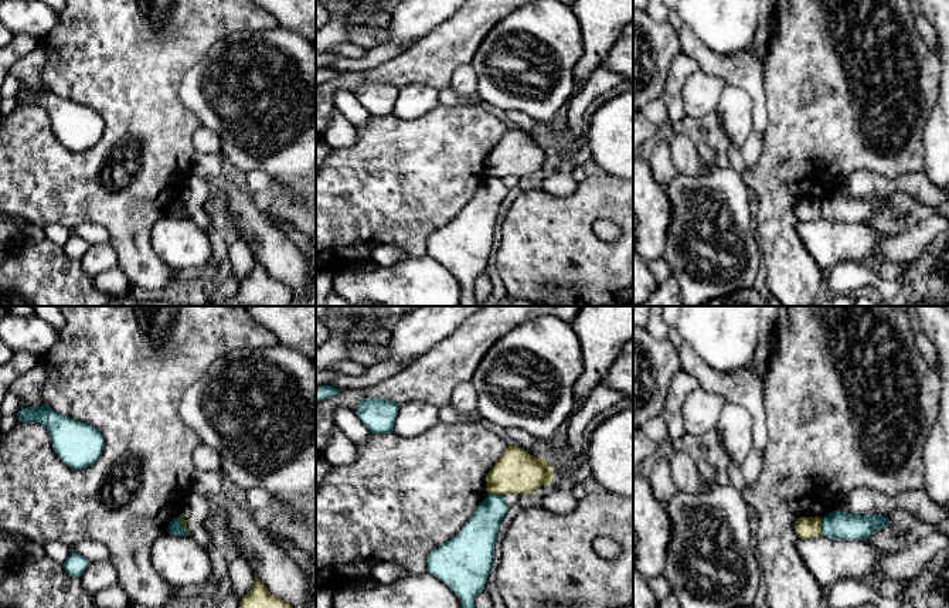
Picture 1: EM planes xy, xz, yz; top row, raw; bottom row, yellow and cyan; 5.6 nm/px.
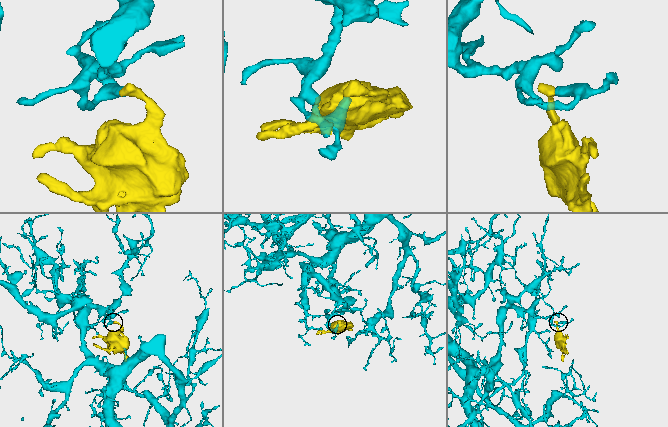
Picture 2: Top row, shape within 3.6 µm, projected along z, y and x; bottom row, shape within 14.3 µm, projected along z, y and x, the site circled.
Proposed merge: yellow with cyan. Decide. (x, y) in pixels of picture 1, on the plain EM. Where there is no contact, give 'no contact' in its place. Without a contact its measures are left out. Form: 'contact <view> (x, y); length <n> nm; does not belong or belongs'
contact yz (820, 209); length 100 nm; does not belong

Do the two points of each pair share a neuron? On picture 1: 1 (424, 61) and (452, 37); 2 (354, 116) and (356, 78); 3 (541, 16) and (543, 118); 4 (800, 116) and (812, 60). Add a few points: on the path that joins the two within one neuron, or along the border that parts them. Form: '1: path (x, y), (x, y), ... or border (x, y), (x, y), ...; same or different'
1: path (431, 58), (445, 44); same
2: path (350, 107), (347, 104), (347, 88); same
3: path (551, 41), (563, 67), (560, 92); same
4: path (793, 102), (793, 78), (798, 74); same

